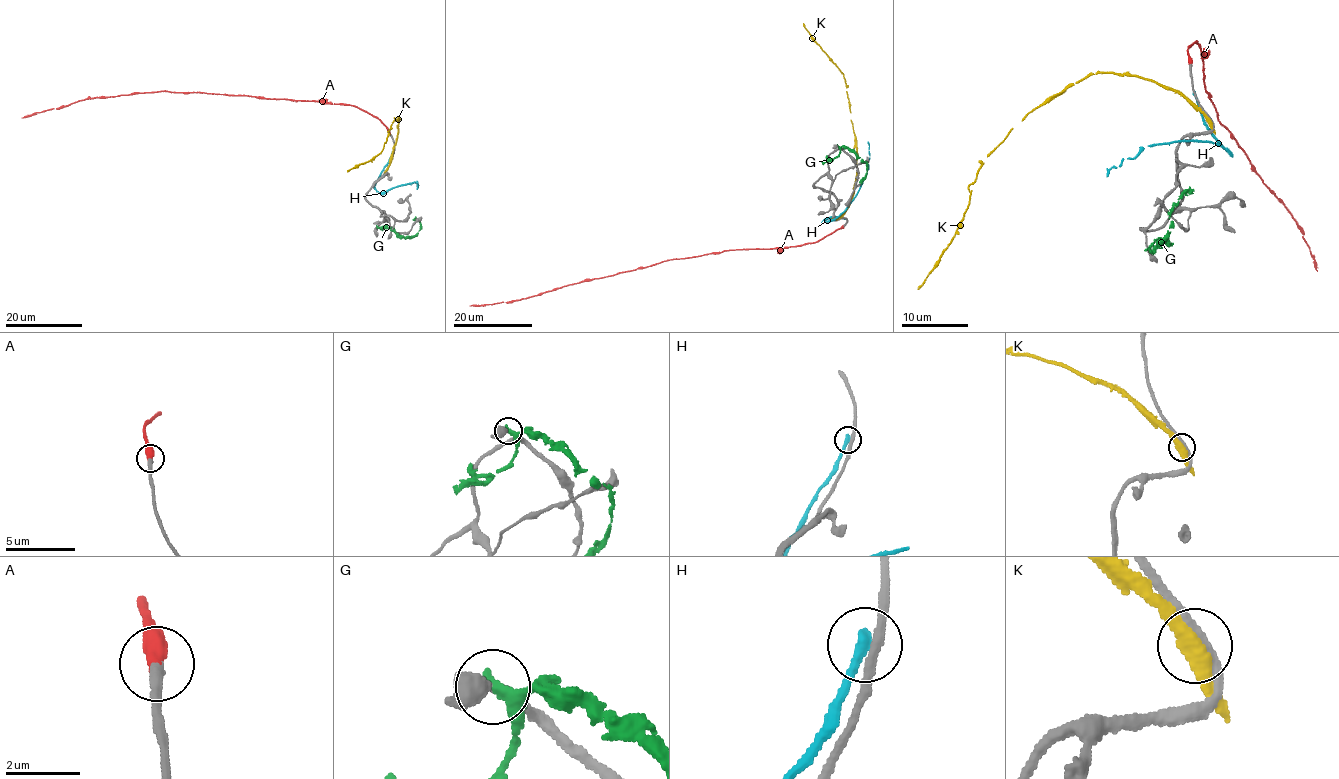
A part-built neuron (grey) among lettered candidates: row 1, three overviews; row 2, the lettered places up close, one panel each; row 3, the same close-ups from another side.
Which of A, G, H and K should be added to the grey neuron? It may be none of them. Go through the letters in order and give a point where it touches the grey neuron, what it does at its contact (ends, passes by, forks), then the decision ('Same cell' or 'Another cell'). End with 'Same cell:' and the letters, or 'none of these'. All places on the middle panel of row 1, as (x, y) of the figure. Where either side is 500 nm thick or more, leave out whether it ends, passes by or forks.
A: Touches grey at (843, 225). It ends there. Same cell
G: Touches grey at (837, 146). It passes by. Another cell
H: Touches grey at (844, 218). It ends there. Another cell
K: Touches grey at (837, 219). It passes by. Another cell
Same cell: A

